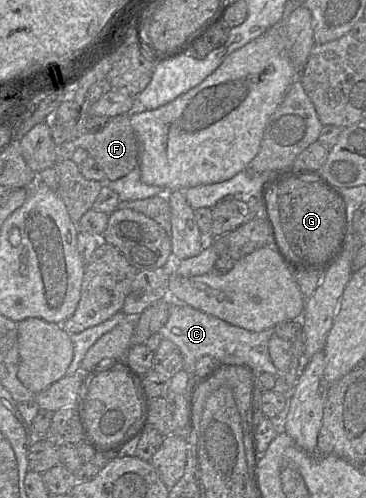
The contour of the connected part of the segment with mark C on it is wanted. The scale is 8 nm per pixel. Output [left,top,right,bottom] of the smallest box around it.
[160,300,278,416]

